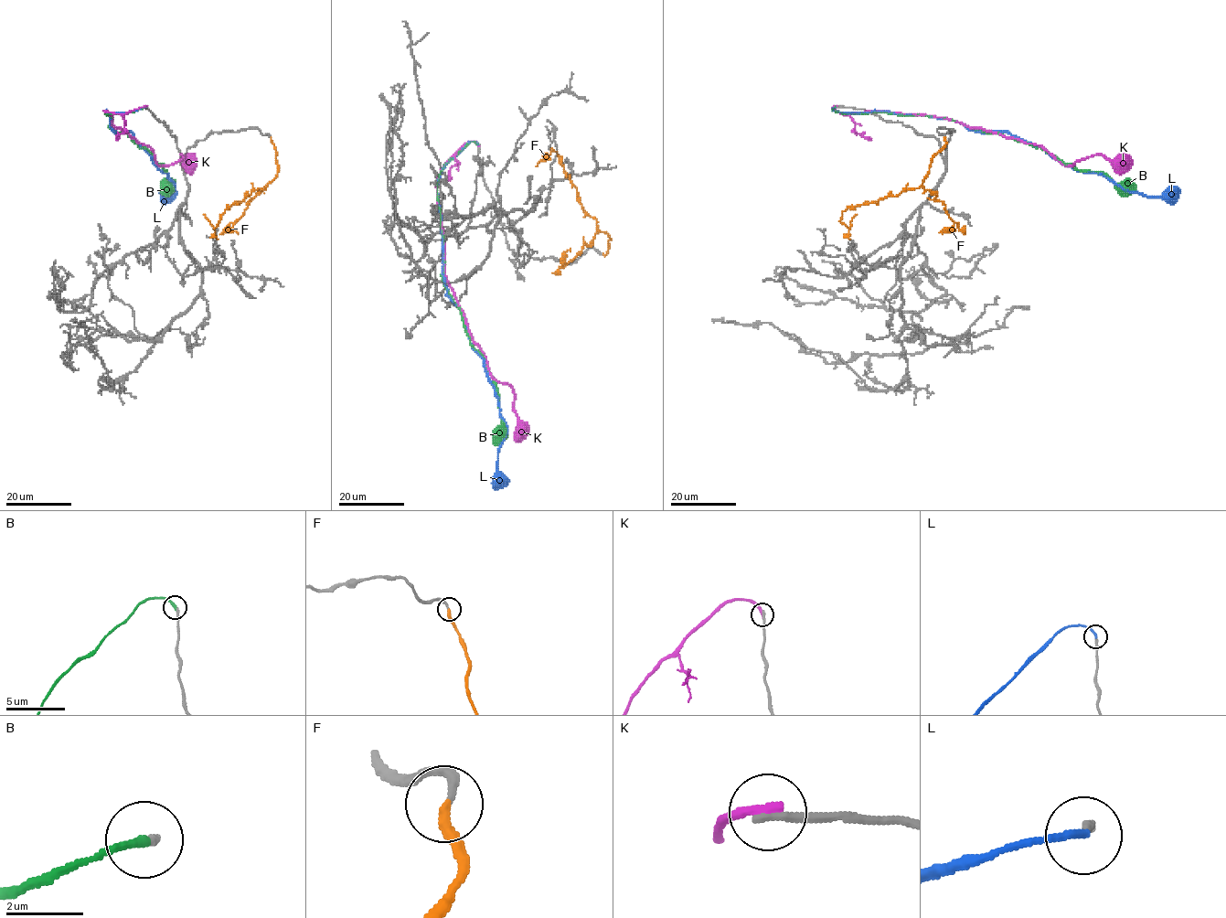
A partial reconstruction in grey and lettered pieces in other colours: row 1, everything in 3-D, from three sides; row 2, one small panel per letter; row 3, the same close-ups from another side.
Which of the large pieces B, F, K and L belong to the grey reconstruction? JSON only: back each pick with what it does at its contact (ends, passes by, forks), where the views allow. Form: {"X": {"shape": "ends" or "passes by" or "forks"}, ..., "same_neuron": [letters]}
{"B": {"shape": "ends"}, "F": {"shape": "ends"}, "same_neuron": ["B", "F"]}

